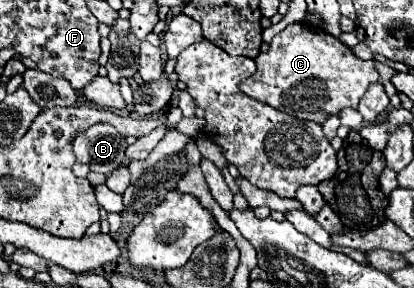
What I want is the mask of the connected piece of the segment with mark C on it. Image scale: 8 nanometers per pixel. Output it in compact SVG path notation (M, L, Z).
M294 23L272 39L266 53L256 57L256 73L240 83L240 91L296 119L324 123L328 115L336 115L346 107L358 107L368 85L380 79L374 63L374 59L358 59L350 47L320 27Z

